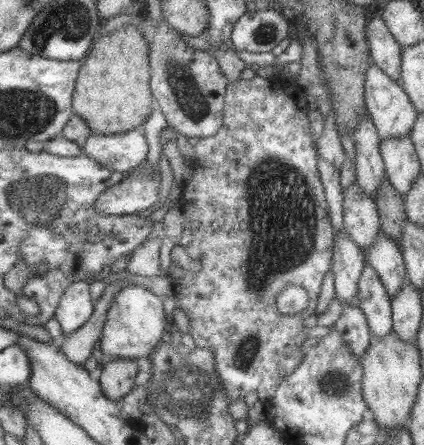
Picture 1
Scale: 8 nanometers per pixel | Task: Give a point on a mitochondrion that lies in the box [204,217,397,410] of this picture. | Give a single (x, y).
(335, 384)

